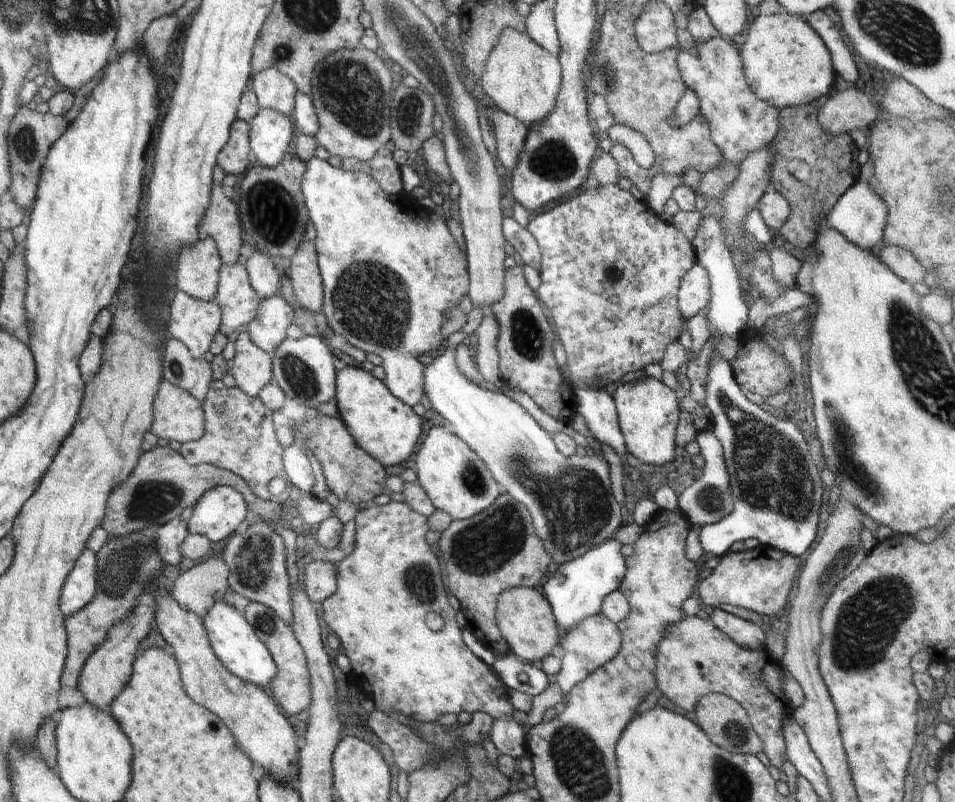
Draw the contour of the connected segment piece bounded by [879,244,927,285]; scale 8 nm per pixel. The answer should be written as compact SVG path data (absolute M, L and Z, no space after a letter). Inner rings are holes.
M884 244L879 256L900 278L911 285L923 282L927 270L921 262L905 248Z

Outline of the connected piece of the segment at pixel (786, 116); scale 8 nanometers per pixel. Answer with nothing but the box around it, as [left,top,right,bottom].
[770,105,859,254]

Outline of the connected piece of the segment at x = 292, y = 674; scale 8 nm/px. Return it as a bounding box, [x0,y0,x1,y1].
[244,601,311,716]

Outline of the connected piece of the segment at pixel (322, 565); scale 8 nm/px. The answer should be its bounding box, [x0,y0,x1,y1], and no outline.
[305,561,337,602]

